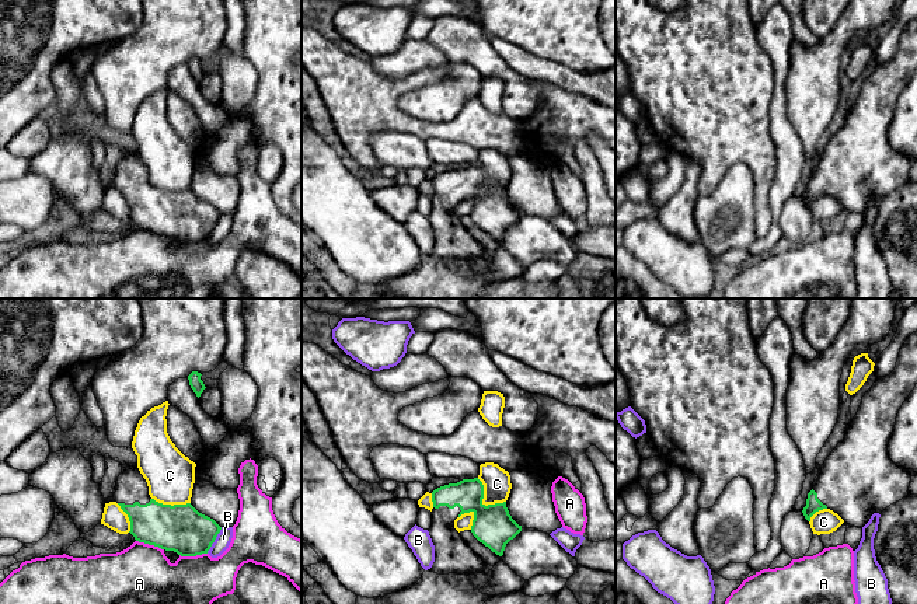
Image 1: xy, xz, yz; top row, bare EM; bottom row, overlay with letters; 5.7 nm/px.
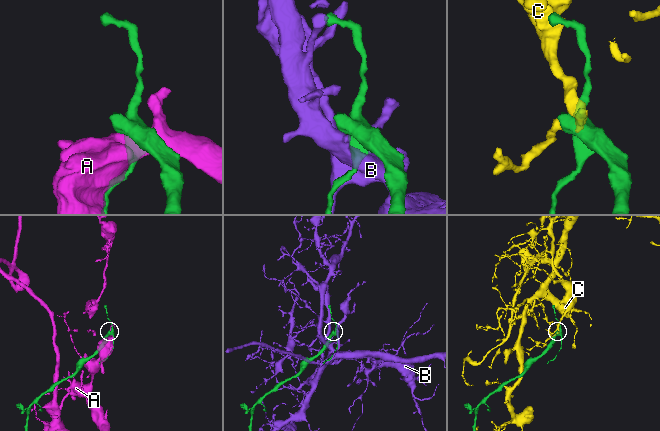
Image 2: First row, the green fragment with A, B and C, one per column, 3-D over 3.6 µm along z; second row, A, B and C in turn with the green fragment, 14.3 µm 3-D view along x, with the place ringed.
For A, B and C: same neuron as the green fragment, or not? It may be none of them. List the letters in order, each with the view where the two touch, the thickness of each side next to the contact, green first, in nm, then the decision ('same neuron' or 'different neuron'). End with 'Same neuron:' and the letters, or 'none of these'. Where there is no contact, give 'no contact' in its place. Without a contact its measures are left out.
A: xy | 280/460 nm | different neuron
B: xy | 280/90 nm | different neuron
C: xz | 240/160 nm | different neuron
Same neuron: none of these

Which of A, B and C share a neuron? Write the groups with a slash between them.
A / B / C

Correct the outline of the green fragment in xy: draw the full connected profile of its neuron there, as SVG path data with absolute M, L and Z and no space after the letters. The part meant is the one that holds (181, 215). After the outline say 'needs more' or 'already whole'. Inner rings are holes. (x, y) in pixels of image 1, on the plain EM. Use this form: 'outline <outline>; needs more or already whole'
outline M122 151L114 186L128 200L136 227L174 237L181 242L208 240L222 213L191 189L163 191L149 181L139 156Z; needs more

